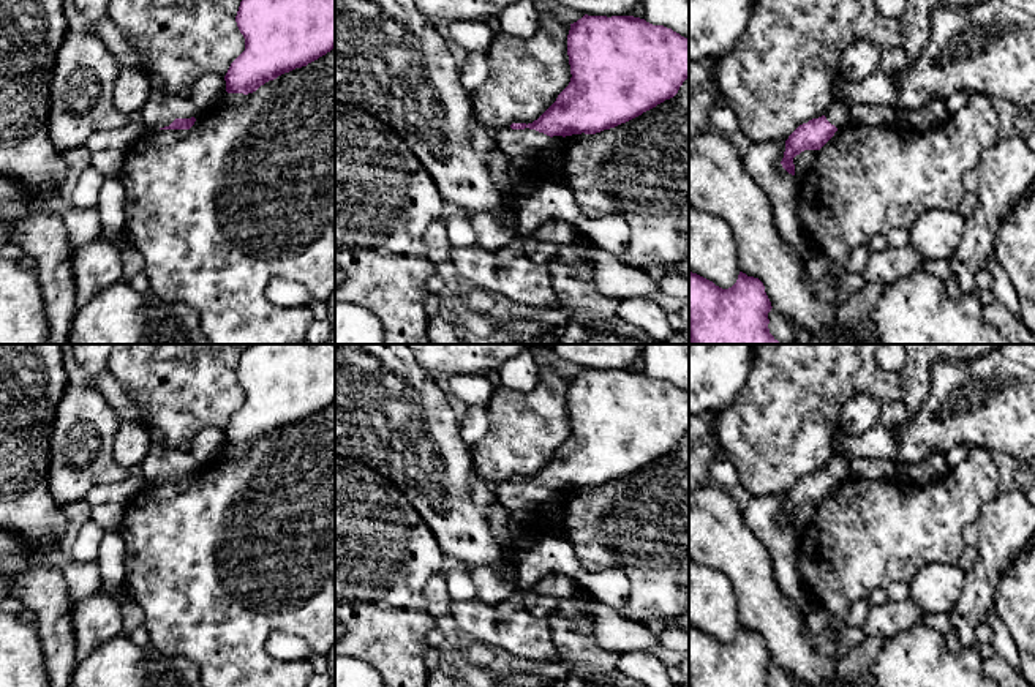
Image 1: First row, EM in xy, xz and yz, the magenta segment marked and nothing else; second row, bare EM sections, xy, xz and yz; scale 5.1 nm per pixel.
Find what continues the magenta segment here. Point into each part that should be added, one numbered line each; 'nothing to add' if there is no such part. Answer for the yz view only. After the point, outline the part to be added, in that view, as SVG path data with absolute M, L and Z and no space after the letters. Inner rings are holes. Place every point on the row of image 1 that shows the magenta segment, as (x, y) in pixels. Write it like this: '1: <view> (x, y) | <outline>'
1: yz (838, 112) | M834 99L825 112L826 120L837 130L849 123L849 111L852 104L844 99Z

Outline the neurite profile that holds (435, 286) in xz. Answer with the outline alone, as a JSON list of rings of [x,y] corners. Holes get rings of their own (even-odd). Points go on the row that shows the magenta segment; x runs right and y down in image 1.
[[[433,273],[427,281],[425,281],[425,311],[428,316],[438,314],[441,306],[449,300],[444,291],[444,280],[441,275]]]

